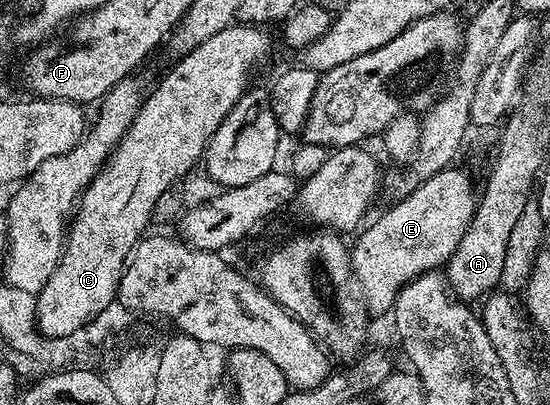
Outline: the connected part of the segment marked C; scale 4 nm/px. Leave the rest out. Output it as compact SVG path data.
M233 24L222 28L222 32L218 32L218 36L210 36L210 40L198 44L198 48L194 48L194 52L190 52L186 56L175 59L171 64L172 71L157 84L153 90L140 103L140 110L128 131L122 136L119 144L112 149L108 156L108 161L94 176L94 180L86 187L84 193L80 196L80 201L76 203L74 215L70 220L70 225L66 231L64 239L64 251L60 257L58 268L54 268L54 276L50 276L50 280L40 289L40 293L36 297L36 328L48 338L68 337L82 329L88 322L94 321L95 317L102 312L103 309L117 301L120 292L120 277L124 271L128 255L132 249L136 247L137 242L145 237L146 231L149 229L152 213L154 212L154 204L158 200L158 196L162 196L162 192L166 192L166 188L177 185L181 180L187 179L189 175L197 169L198 163L204 157L204 150L210 144L210 140L214 136L214 132L218 132L218 128L222 124L222 120L226 120L226 116L230 112L230 108L234 108L234 104L238 104L238 100L243 96L245 90L249 89L248 73L251 72L255 62L260 61L268 54L268 49L272 46L272 38L267 34L267 29L250 26L247 24Z

